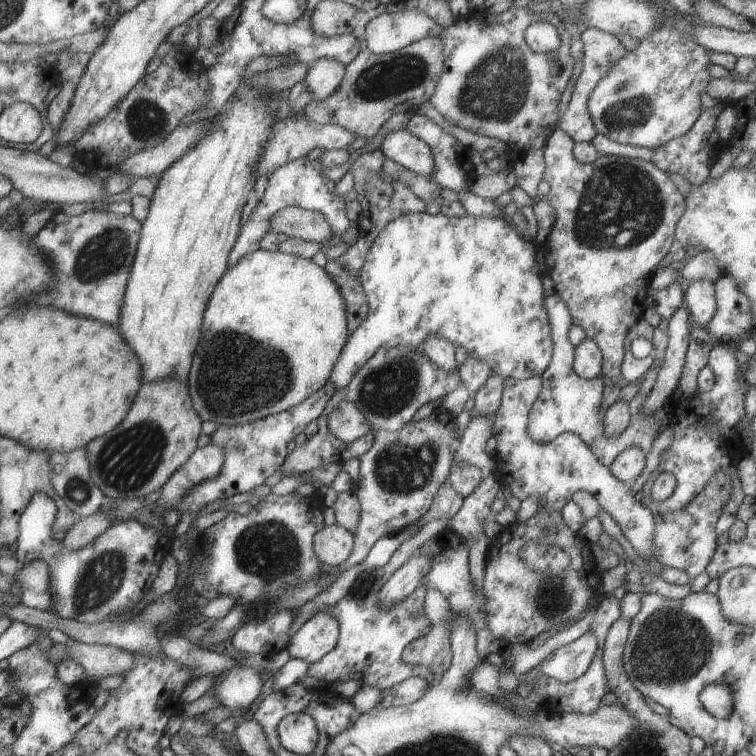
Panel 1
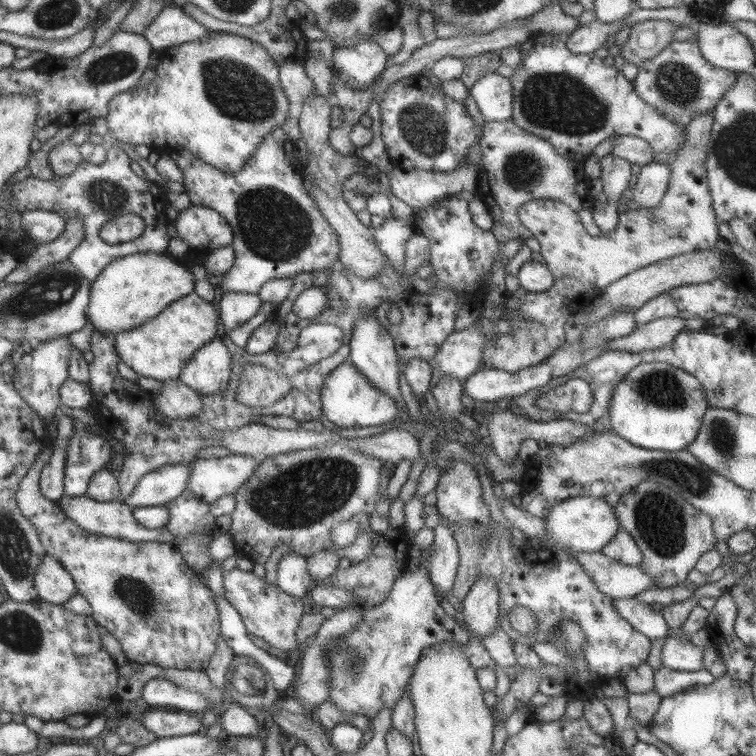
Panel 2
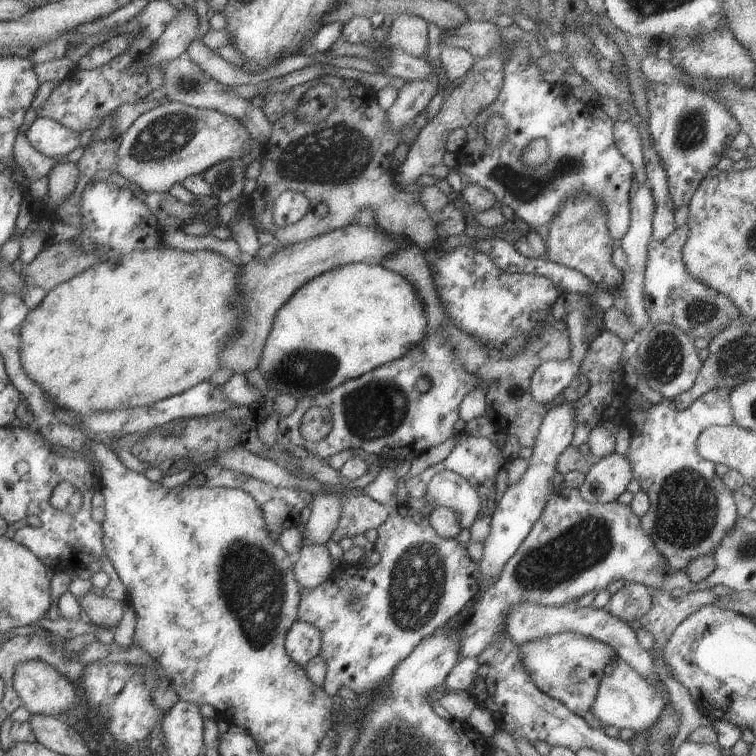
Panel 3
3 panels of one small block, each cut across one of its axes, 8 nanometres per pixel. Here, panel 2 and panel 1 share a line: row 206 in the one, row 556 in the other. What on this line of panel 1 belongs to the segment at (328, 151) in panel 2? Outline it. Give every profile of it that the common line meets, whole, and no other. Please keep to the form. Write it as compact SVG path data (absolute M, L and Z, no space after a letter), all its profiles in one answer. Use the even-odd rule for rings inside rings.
M338 525L324 526L312 539L313 554L319 562L329 566L341 564L352 552L352 535Z

